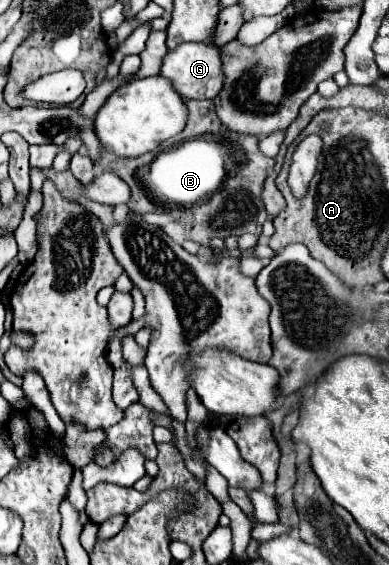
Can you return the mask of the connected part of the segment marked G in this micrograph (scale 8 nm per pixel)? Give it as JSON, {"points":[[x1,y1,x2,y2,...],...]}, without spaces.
{"points":[[185,42,181,46,177,46,175,50,167,52,163,66,161,66,161,76,169,78,173,82,173,88,177,88,177,92,183,98,207,98,213,100,219,90,223,88,223,80,225,74,221,70,221,48,219,46,211,46,211,44,197,44,197,42]]}

